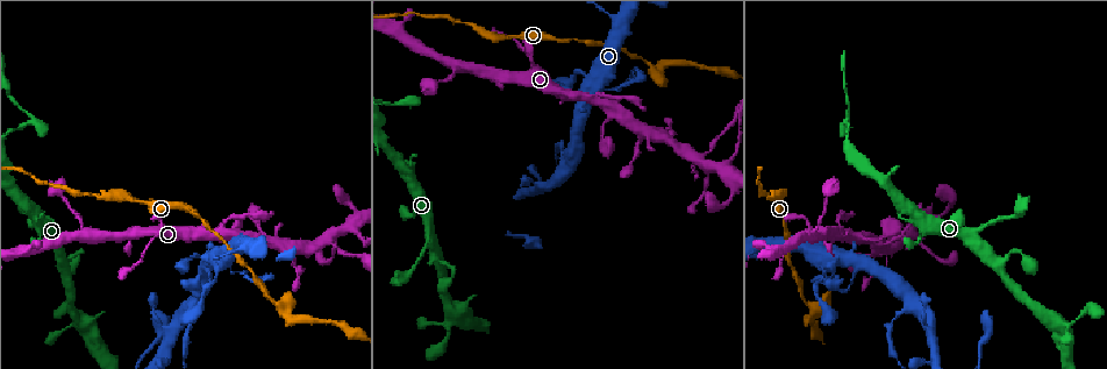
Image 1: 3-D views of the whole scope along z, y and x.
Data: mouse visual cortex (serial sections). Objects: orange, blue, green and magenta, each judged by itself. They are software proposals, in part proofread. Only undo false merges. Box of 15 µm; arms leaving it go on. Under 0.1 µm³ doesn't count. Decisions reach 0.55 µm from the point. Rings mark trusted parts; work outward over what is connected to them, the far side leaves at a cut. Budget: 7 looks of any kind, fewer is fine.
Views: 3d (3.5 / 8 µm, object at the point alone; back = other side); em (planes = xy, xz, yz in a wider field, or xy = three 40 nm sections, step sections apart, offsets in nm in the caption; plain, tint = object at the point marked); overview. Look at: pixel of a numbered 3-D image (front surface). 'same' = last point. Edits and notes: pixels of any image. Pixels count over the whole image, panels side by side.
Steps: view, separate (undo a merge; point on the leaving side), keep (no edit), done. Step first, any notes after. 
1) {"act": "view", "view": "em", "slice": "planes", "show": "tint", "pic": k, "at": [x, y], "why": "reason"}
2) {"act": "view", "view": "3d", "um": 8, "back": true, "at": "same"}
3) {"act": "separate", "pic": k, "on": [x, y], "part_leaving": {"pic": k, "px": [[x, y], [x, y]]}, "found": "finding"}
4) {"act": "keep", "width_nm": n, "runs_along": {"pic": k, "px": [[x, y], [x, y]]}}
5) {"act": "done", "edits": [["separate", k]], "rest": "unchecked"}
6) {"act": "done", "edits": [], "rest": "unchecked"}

{"act": "view", "view": "em", "slice": "planes", "show": "tint", "pic": 1, "at": [973, 229], "why": "thick turns thin"}

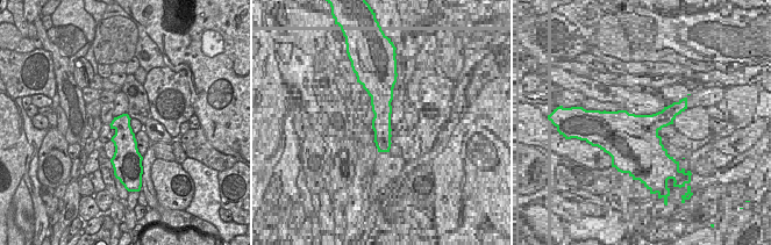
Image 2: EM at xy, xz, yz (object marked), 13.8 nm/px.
{"act": "view", "view": "3d", "um": 3.5, "at": "same"}

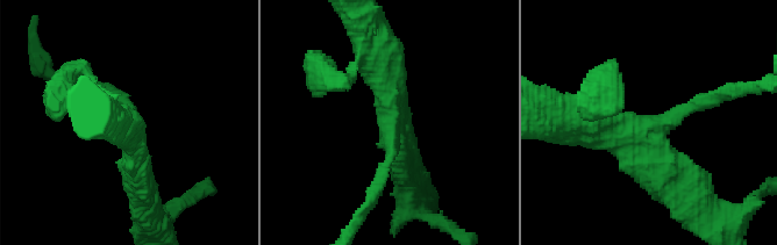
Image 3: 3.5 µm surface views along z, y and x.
{"act": "keep", "runs_along": {"pic": 3, "px": [[576, 117], [626, 139], [715, 96]]}, "found": "one cell here"}

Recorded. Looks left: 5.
{"act": "view", "view": "3d", "um": 3.5, "pic": 1, "at": [15, 128], "why": "abrupt turn"}

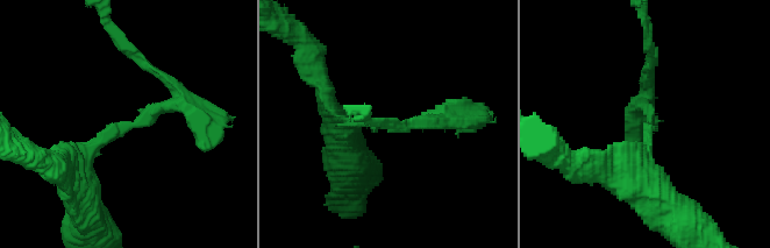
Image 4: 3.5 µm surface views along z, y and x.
{"act": "view", "view": "em", "slice": "xy", "step": 1, "show": "tint", "pic": 4, "at": [138, 125], "arm_widths_nm": [200, 200]}

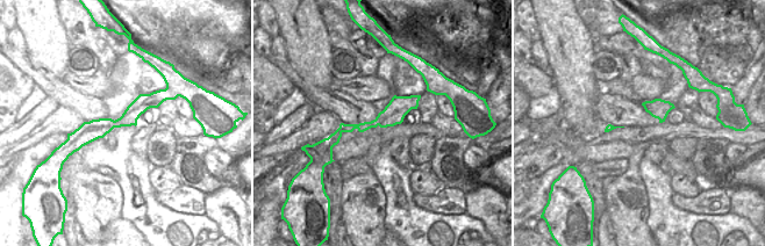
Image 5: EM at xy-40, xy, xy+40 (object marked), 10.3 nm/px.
{"act": "view", "view": "em", "slice": "xy", "step": 2, "show": "tint", "at": "same"}

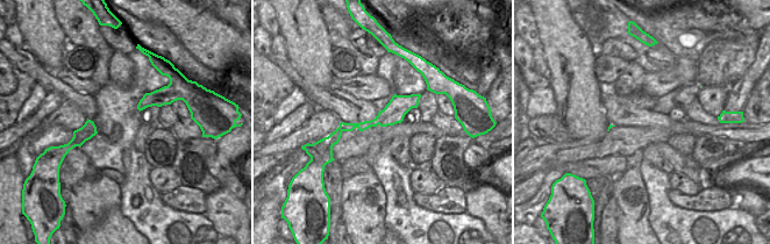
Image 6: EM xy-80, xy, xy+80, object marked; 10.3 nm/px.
{"act": "separate", "pic": 4, "on": [169, 105], "border": {"pic": 6, "px": [[375, 119], [379, 123]]}, "found": "a second cell is stuck on"}

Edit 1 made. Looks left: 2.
{"act": "done", "edits": [["separate", 4]], "rest": "unchecked"}

